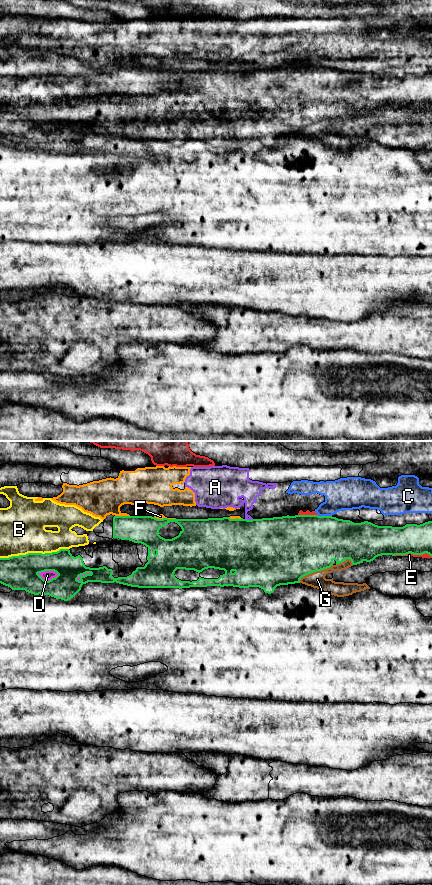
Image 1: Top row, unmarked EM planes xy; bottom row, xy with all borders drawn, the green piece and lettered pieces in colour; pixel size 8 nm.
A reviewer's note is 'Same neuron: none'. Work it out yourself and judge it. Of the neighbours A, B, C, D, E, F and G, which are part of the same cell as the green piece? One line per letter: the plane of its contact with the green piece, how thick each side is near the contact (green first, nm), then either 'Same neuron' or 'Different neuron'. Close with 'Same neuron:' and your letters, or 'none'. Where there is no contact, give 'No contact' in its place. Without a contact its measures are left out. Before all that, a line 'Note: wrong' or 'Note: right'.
Note: right
A: Touches green in xy. Thickness 500 nm (green) against 160 nm. Different neuron
B: Touches green in xy. Thickness 280 nm (green) against 360 nm. Different neuron
C: Touches green in xy. Thickness 460 nm (green) against 260 nm. Different neuron
D: Touches green in xy. Thickness 280 nm (green) against 80 nm. Different neuron
E: Touches green in xy. Thickness 240 nm (green) against 40 nm. Different neuron
F: Touches green in xy. Thickness 220 nm (green) against 280 nm. Different neuron
G: Touches green in xy. Thickness 480 nm (green) against 130 nm. Different neuron
Same neuron: none

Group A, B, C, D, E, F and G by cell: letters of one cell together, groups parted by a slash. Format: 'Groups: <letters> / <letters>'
Groups: A C F / B / D G / E

